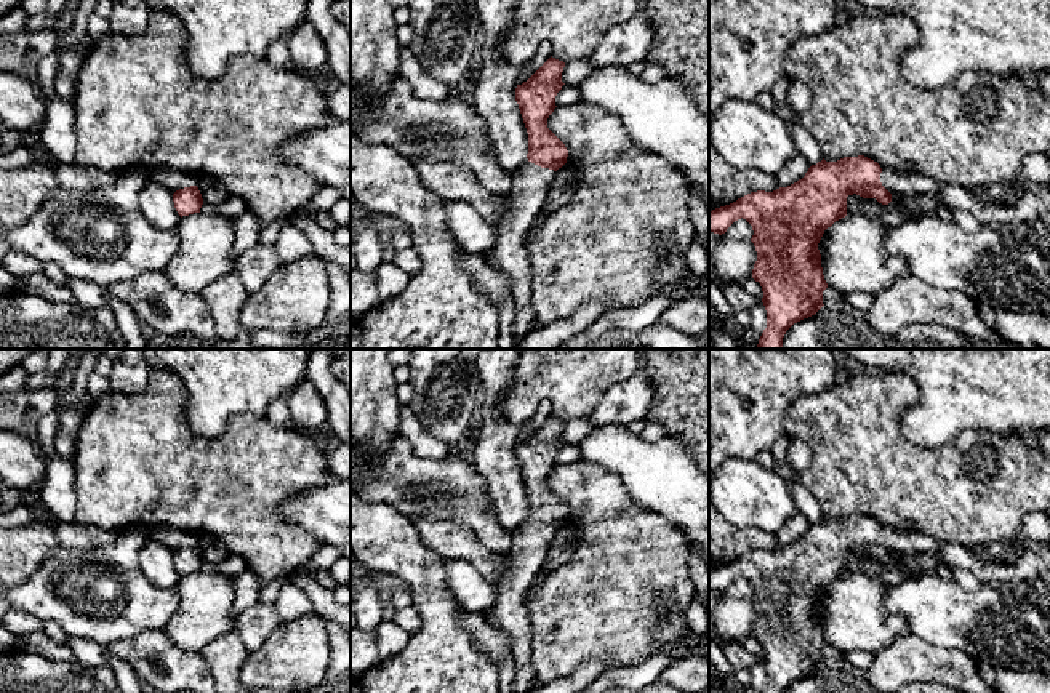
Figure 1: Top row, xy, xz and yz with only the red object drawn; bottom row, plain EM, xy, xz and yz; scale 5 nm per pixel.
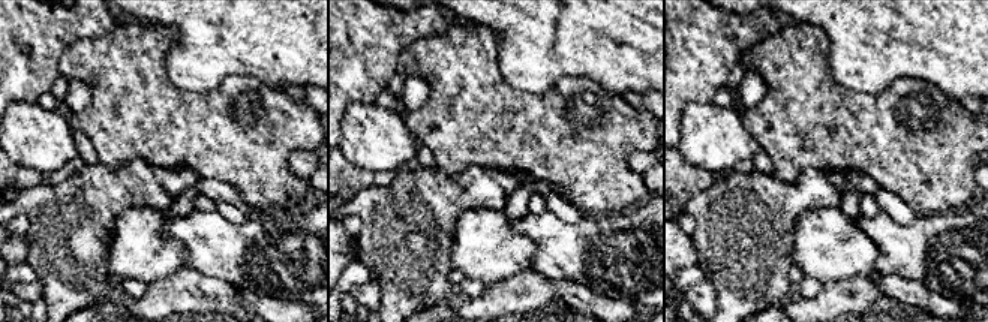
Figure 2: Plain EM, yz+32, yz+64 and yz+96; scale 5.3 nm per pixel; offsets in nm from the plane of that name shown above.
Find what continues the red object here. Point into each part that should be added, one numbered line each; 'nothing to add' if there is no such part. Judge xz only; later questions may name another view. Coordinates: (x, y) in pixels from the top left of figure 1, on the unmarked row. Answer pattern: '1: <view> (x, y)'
1: xz (525, 556)

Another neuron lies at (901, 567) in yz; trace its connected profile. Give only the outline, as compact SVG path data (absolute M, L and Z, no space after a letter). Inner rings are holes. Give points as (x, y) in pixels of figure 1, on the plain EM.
M856 552L847 555L847 575L861 573L880 579L888 587L903 584L908 578L935 575L938 567L949 567L938 552L916 552L909 555L892 552L888 563Z

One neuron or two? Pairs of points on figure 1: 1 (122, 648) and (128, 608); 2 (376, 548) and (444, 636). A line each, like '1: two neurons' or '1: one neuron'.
1: two neurons
2: one neuron

